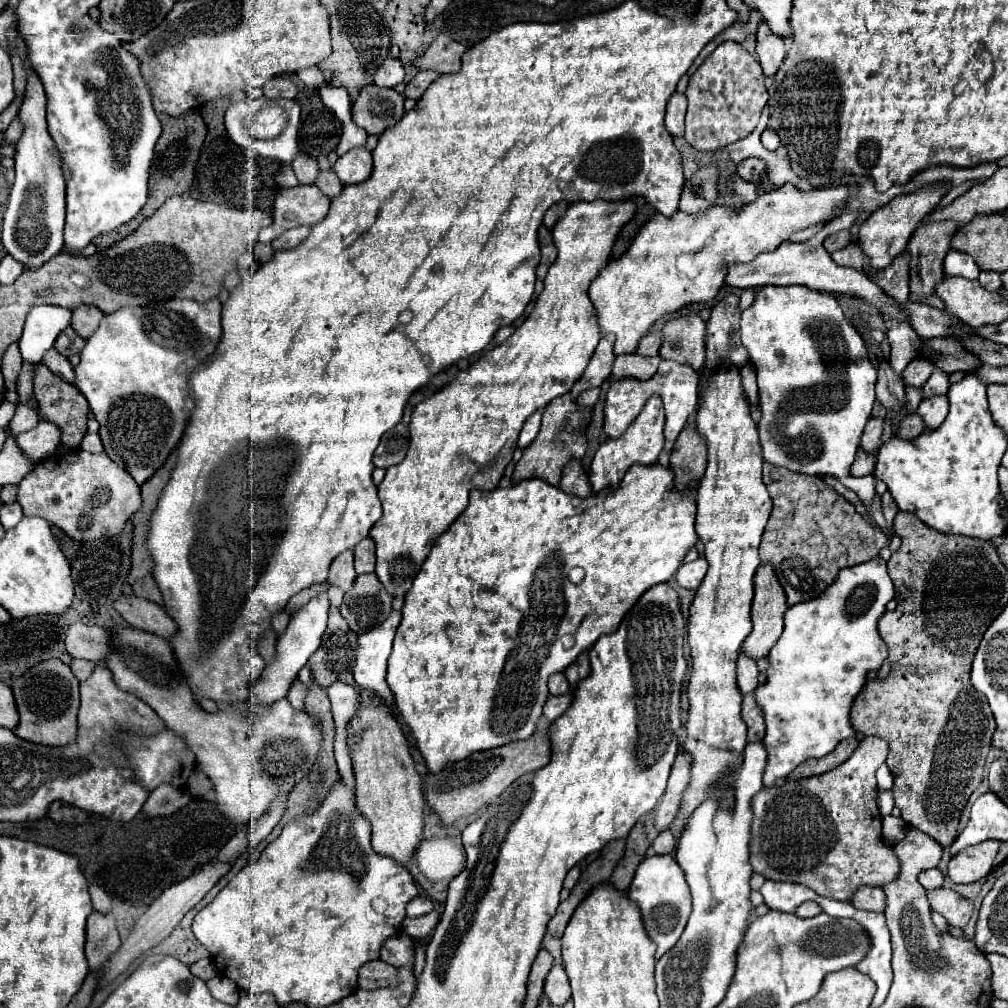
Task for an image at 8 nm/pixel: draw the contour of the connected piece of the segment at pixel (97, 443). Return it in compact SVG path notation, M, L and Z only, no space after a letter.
M90 432L84 436L84 440L82 440L80 448L82 448L82 450L86 450L86 452L104 452L100 436L98 436L98 434L90 434Z

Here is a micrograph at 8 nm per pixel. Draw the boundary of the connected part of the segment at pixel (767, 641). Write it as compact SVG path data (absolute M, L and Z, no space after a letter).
M760 566L756 570L756 576L754 576L754 602L752 602L752 624L754 624L754 628L742 644L744 656L750 656L754 660L768 656L768 652L772 650L772 646L778 642L778 638L782 634L786 608L788 608L786 596L784 596L784 590L782 590L772 566Z

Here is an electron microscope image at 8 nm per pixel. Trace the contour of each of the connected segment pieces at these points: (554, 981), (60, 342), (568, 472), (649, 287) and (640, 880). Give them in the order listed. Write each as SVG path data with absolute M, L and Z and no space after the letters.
M560 964L552 966L552 970L544 982L544 994L556 1006L562 1006L570 1000L570 982Z
M68 326L58 338L56 338L56 344L54 348L62 354L62 356L72 356L72 354L80 354L82 348L84 348L84 340Z
M570 460L562 468L562 480L560 480L558 488L566 494L574 494L580 498L588 498L592 494L592 484L590 484L588 474L584 472L580 460Z
M790 184L782 186L780 190L762 194L756 202L732 208L732 206L720 206L714 204L702 212L688 214L680 212L674 218L664 218L662 214L656 214L650 218L638 236L634 238L632 246L624 256L618 260L612 260L602 272L600 278L596 278L590 284L590 300L596 310L598 326L604 334L614 334L616 344L614 344L614 354L634 354L638 348L638 342L654 322L658 322L662 316L672 314L688 304L706 304L714 300L720 292L720 288L726 282L728 266L736 262L750 262L762 252L772 252L780 242L788 240L792 232L804 230L808 226L820 224L820 222L830 222L836 212L844 206L844 200L852 196L858 188L856 186L832 186L832 188L822 188L822 190L810 190L802 192Z
M648 856L640 862L634 880L628 890L628 898L636 902L642 912L644 928L652 942L656 942L656 960L662 958L682 936L690 916L690 888L684 880L684 872L672 856Z

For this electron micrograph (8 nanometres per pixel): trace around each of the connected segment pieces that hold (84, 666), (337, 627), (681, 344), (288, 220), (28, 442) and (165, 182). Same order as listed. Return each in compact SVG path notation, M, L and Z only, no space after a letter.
M72 660L70 668L72 668L74 676L76 676L76 678L82 682L82 680L86 680L86 678L88 678L88 676L94 672L96 664L94 664L94 662L88 662L88 660Z
M332 608L322 644L308 660L312 678L318 682L318 686L328 688L338 680L354 684L352 666L356 658L356 642L358 636L348 628L348 622L344 622L342 614Z
M688 314L670 320L664 328L664 342L660 356L680 364L690 364L694 370L702 370L706 354L706 324L698 314Z
M318 186L282 188L274 200L274 222L259 233L259 241L270 244L282 232L296 226L314 226L330 210L330 198Z
M40 420L36 428L24 432L24 434L18 434L16 442L22 448L22 452L28 458L32 458L32 462L36 464L56 452L58 444L60 444L60 436L62 436L62 432L56 424L52 424L48 420Z
M190 110L180 118L170 118L166 114L158 114L160 122L162 122L162 136L156 142L156 150L154 150L154 158L152 158L152 166L150 166L150 182L148 182L148 202L144 204L144 208L140 210L140 214L136 218L132 218L128 224L118 226L116 230L102 234L94 240L96 248L102 252L108 246L120 242L122 238L126 238L128 234L132 234L146 218L150 218L170 196L182 196L184 192L188 192L188 188L192 186L194 180L194 168L200 156L200 148L204 144L206 138L206 126L204 120L200 116L198 110Z

